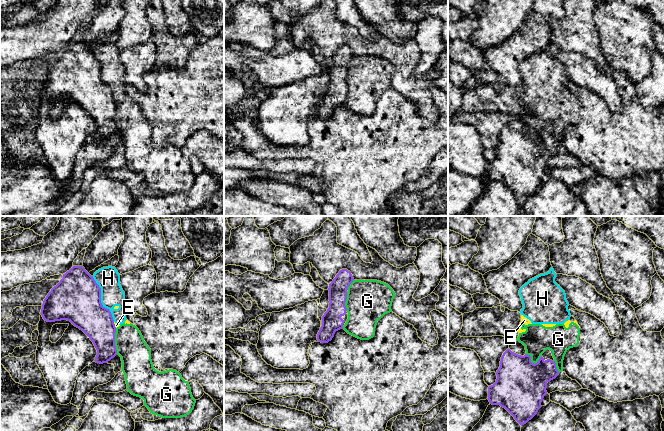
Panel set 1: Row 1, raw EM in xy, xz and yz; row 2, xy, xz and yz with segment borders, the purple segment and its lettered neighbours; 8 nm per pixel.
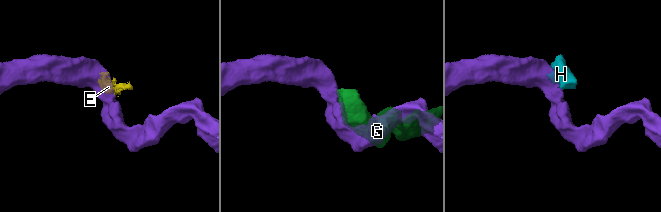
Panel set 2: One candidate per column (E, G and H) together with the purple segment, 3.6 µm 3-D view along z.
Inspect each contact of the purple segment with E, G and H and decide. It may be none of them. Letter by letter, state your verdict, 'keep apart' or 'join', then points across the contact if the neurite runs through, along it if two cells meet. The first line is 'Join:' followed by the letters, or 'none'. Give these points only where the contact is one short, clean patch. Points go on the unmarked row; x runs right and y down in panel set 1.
Join: none
E: keep apart
G: keep apart
H: keep apart

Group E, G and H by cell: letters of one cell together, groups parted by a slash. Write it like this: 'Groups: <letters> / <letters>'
Groups: E G H

